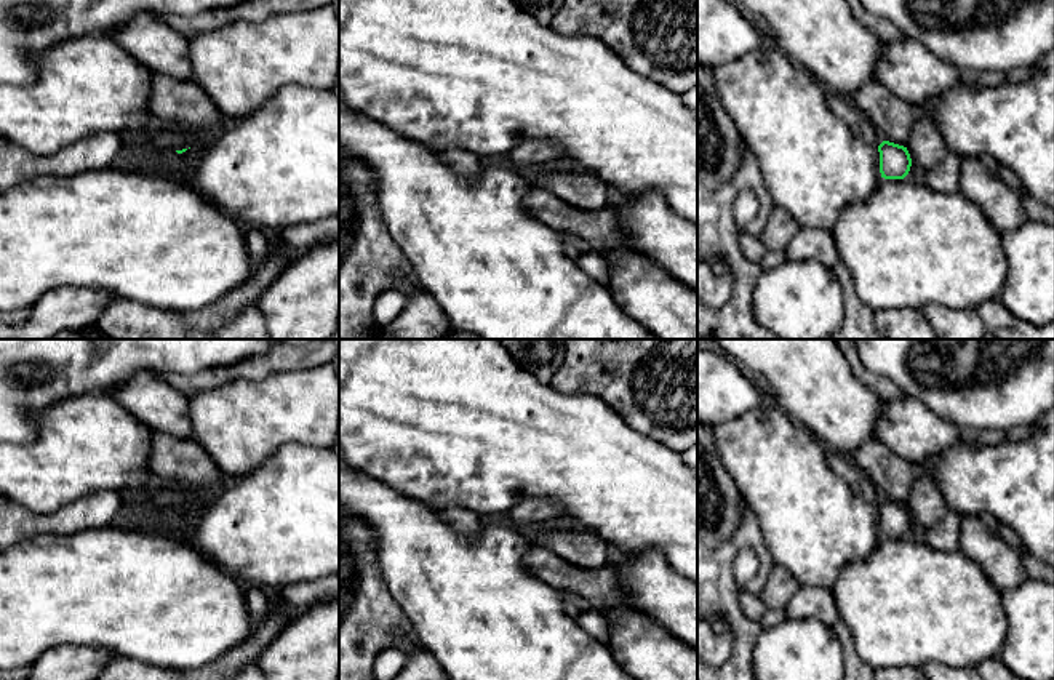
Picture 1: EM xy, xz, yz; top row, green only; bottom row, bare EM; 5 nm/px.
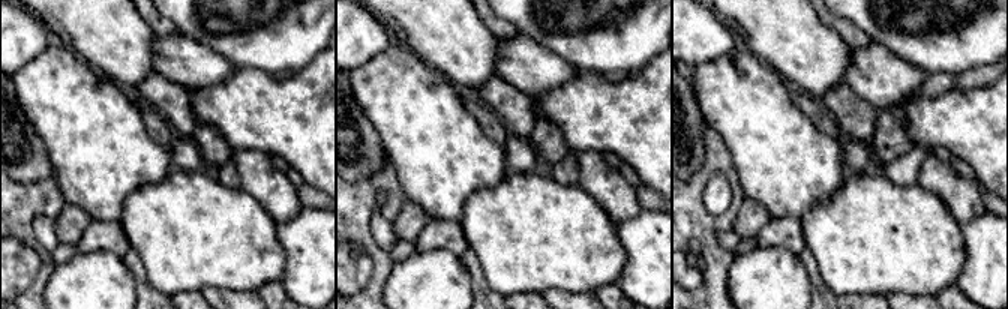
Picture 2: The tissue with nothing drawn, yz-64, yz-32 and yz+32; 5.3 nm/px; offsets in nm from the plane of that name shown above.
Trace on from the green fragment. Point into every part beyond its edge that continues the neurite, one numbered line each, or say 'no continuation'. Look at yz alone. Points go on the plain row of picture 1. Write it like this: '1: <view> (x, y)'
no continuation

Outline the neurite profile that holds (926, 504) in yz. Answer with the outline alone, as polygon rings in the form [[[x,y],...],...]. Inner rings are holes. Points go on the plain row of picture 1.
[[[916,472],[907,509],[912,520],[924,530],[939,523],[950,512],[939,485],[924,472]]]

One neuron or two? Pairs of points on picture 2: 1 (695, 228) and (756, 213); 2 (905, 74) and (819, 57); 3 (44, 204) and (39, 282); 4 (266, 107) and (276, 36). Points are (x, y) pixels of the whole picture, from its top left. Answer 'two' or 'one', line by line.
1: two
2: two
3: one
4: two

